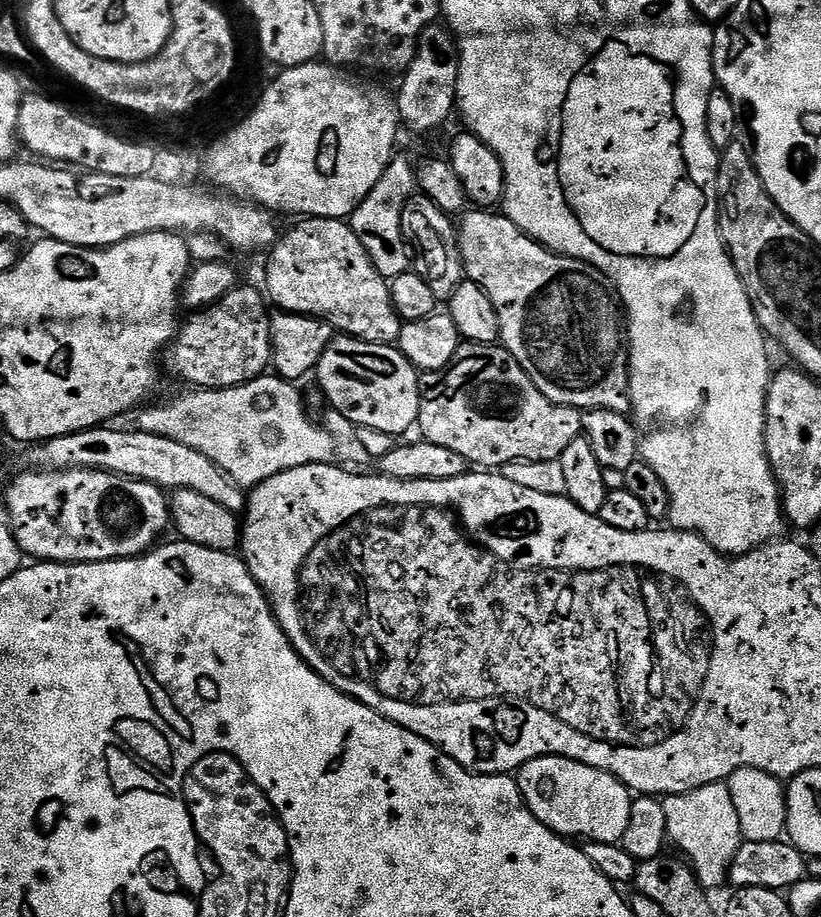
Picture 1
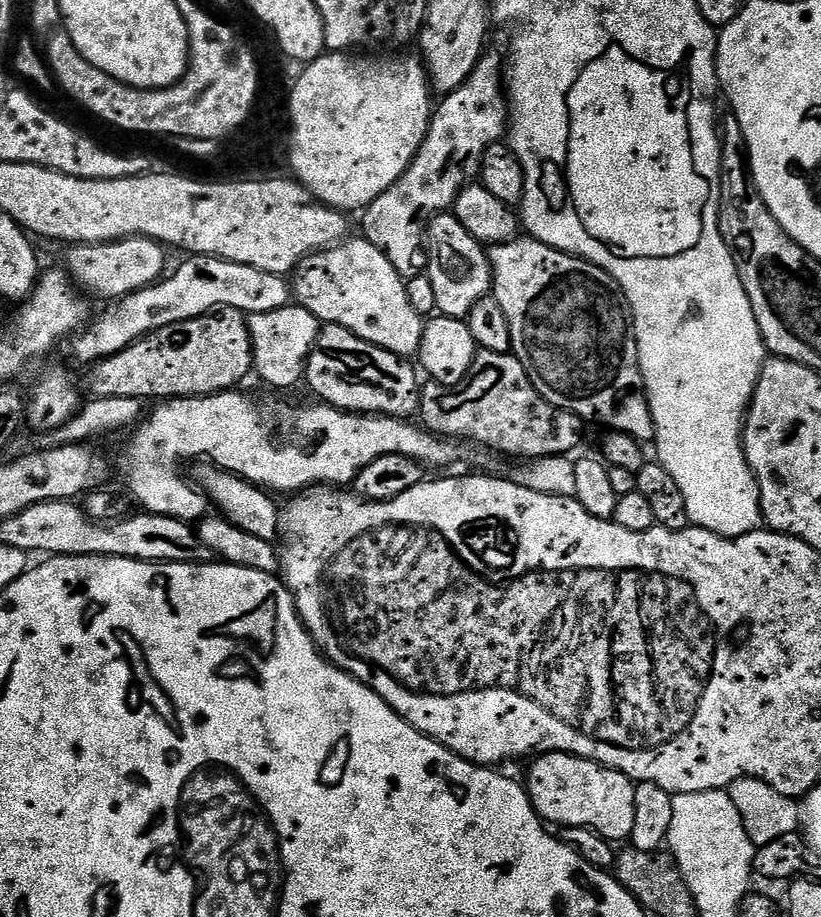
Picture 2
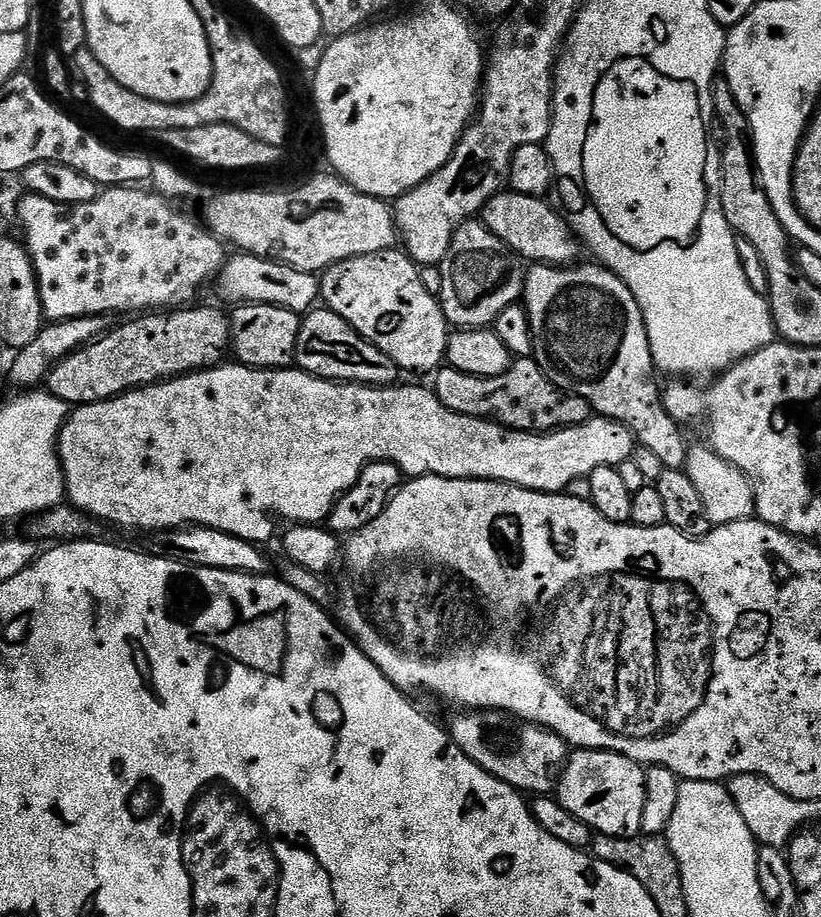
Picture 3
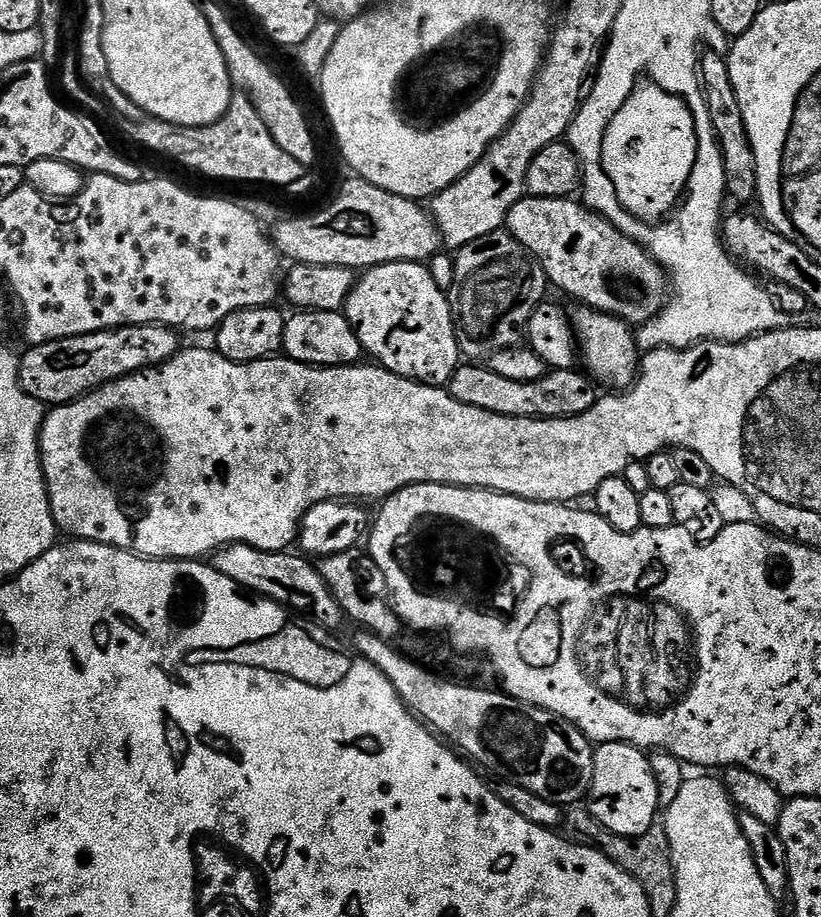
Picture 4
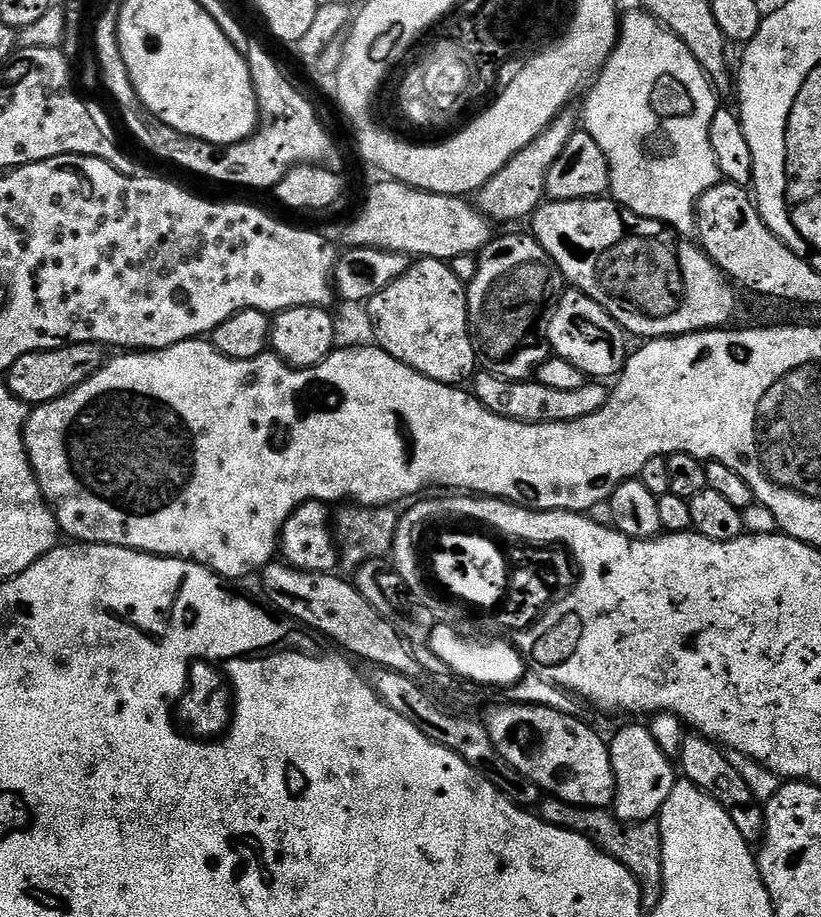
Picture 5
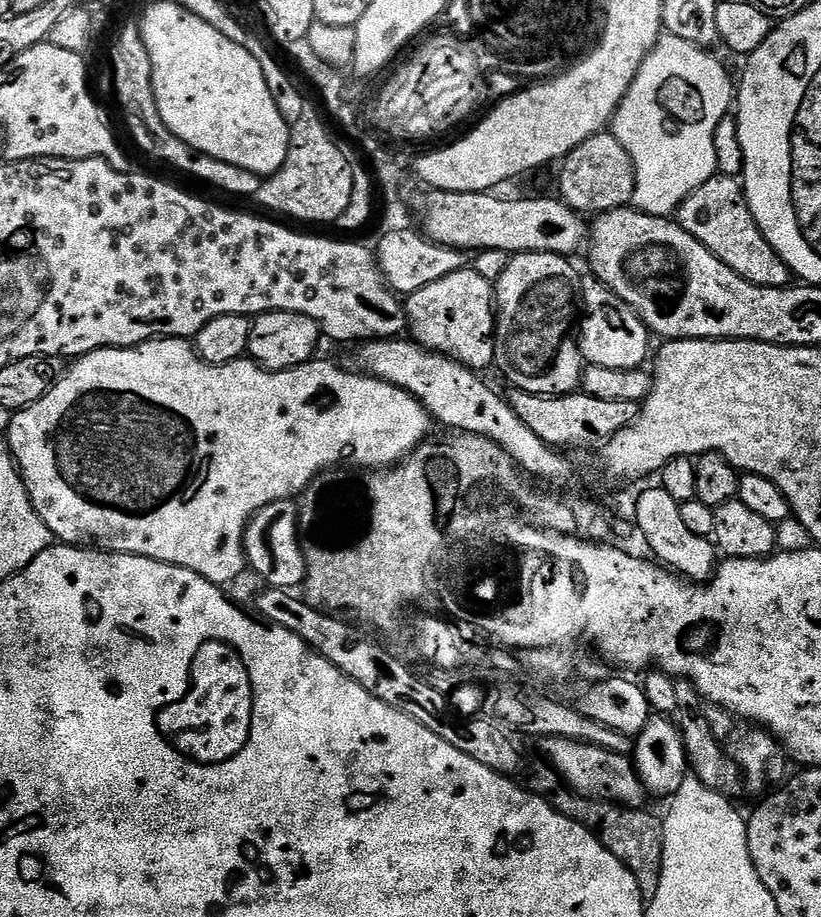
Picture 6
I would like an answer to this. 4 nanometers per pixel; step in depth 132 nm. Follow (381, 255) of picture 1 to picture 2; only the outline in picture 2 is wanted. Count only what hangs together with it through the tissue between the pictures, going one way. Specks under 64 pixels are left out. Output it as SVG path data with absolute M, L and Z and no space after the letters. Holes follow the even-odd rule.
M492 50L485 51L479 62L474 66L472 76L458 90L447 93L439 101L428 122L428 133L410 166L374 202L363 209L364 232L363 239L368 240L386 258L390 258L390 266L398 270L398 274L405 278L421 275L426 268L426 225L434 216L447 213L455 205L456 195L465 184L475 181L480 175L480 163L486 150L492 144L501 143L505 139L510 109L506 99L505 89L502 87L502 56Z

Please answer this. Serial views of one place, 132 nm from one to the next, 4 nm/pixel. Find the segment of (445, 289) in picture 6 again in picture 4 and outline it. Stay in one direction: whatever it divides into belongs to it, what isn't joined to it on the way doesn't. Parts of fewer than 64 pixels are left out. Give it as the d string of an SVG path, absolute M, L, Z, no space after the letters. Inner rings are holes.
M403 260L379 264L367 269L352 287L342 311L347 316L352 329L356 331L365 353L379 367L399 376L405 376L407 380L416 380L419 384L446 386L462 363L460 337L456 318L452 315L449 293L438 288L434 278L431 277L430 268L423 263Z

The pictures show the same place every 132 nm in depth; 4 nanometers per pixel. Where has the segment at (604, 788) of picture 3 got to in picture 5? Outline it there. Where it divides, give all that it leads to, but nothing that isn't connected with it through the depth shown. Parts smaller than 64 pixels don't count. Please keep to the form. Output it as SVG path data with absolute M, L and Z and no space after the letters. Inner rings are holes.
M632 723L636 724L626 725L610 740L608 753L616 783L614 815L625 824L641 824L644 820L656 820L659 817L666 798L670 798L670 790L674 790L678 772L670 757L662 751L658 742L654 742L651 727L644 725L643 728L640 725L643 723Z

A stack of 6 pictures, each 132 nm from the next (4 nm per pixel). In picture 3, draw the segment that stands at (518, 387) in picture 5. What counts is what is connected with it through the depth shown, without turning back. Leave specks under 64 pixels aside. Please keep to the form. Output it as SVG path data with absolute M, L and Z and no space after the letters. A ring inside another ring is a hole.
M532 358L513 359L511 366L497 376L475 376L444 366L435 373L434 379L434 391L442 406L458 414L493 420L514 432L555 432L558 428L578 426L594 416L586 398L554 386Z

